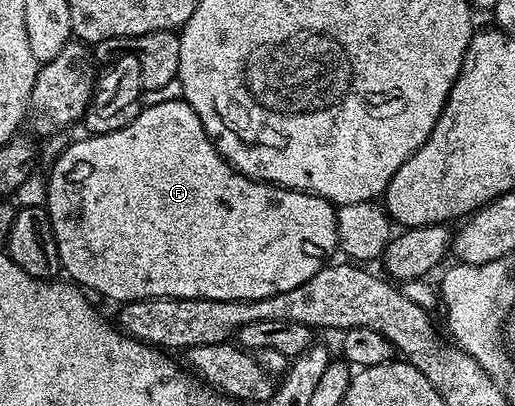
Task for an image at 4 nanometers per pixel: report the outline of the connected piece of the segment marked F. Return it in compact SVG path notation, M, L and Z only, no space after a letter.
M184 99L177 100L178 101L158 101L155 105L147 104L138 112L136 119L132 119L132 123L128 123L128 127L120 127L120 131L112 131L111 133L95 133L93 135L83 136L83 141L72 142L71 145L55 159L54 166L50 169L50 178L46 181L46 201L44 200L44 208L46 214L50 217L52 231L56 235L56 247L60 251L60 263L62 264L65 276L69 278L73 284L81 287L83 290L89 291L91 294L99 293L100 296L107 297L110 301L118 301L117 303L152 299L153 297L216 299L217 301L227 301L228 299L264 299L272 295L280 295L280 291L292 291L292 287L300 287L300 283L308 283L308 279L312 279L312 275L316 275L316 271L322 269L324 262L329 258L326 256L328 256L330 252L335 252L335 250L338 249L338 215L335 206L324 200L324 198L317 197L311 193L301 193L299 189L286 189L282 185L269 185L266 181L253 181L250 177L245 177L240 171L236 171L218 154L218 148L210 142L210 136L204 131L200 119L196 115L196 111L192 111L192 107Z

